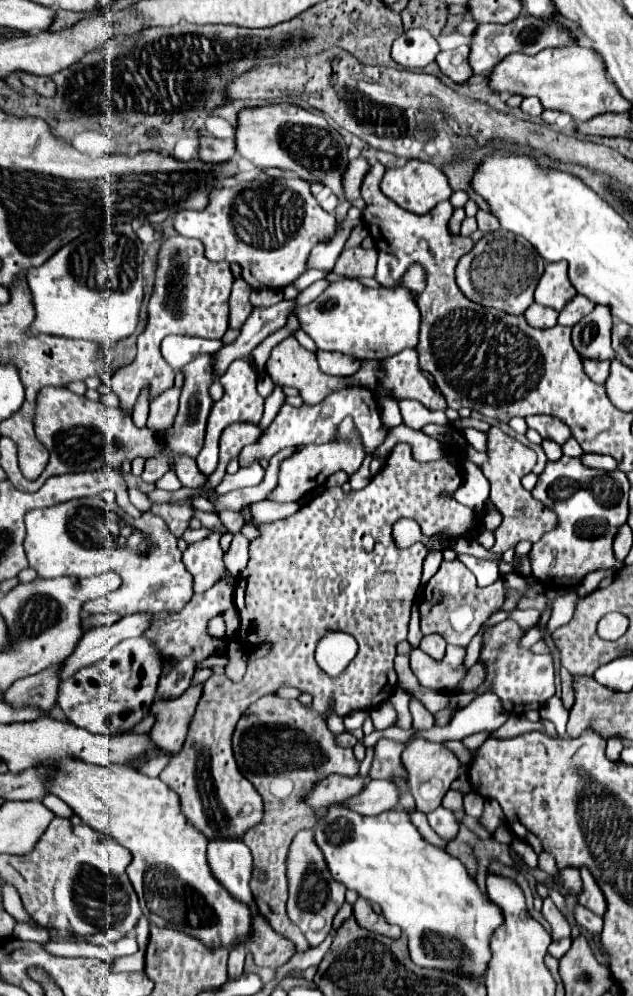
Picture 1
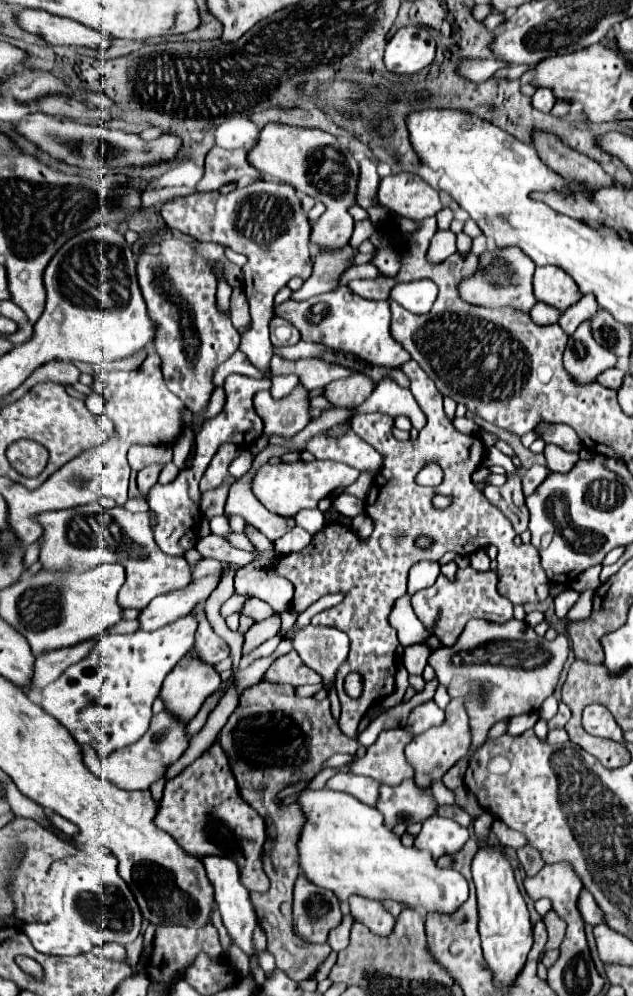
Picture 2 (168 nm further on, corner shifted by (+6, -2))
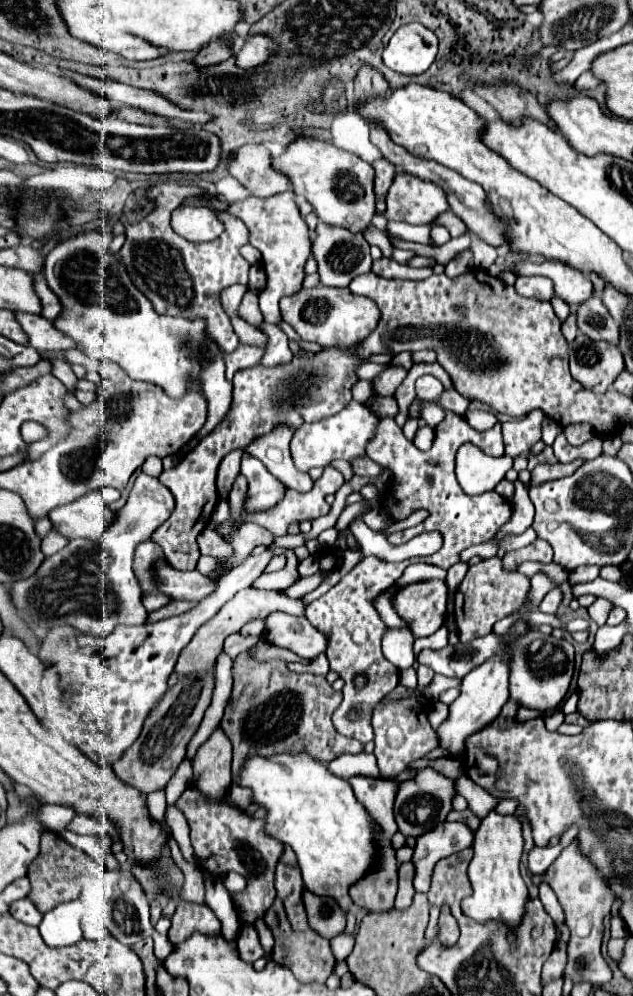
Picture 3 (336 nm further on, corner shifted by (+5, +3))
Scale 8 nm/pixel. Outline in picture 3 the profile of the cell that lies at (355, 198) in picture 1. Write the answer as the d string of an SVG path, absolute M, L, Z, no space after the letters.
M381 158L381 160L375 160L375 162L373 162L373 168L375 168L375 198L377 198L377 212L383 214L383 212L385 212L385 194L387 194L387 188L391 186L391 182L393 182L395 166L393 166L391 162L387 162L385 158Z

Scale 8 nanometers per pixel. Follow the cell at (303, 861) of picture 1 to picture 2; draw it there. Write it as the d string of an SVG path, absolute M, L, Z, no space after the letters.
M304 875L294 887L294 931L310 943L326 943L328 933L342 921L338 899L332 891L312 885Z

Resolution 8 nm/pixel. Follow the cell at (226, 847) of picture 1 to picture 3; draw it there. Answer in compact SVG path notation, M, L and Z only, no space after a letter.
M241 924L239 936L237 936L237 950L245 962L253 963L260 958L271 960L271 955L267 954L259 944L259 936L253 924L245 924L245 926Z

